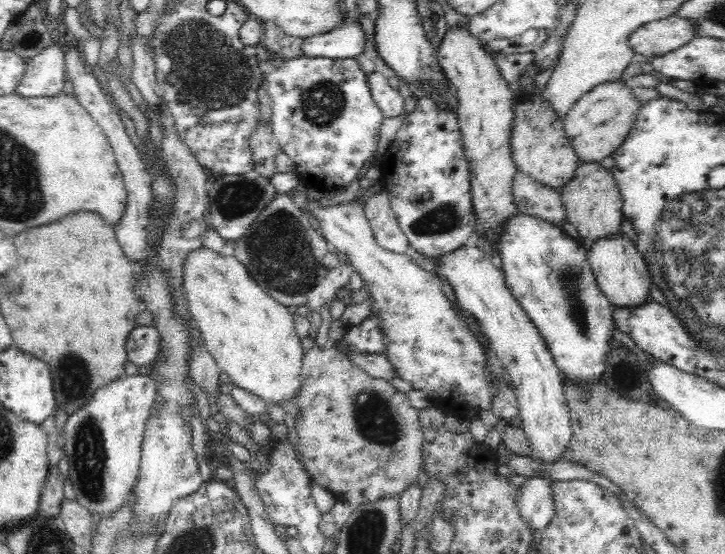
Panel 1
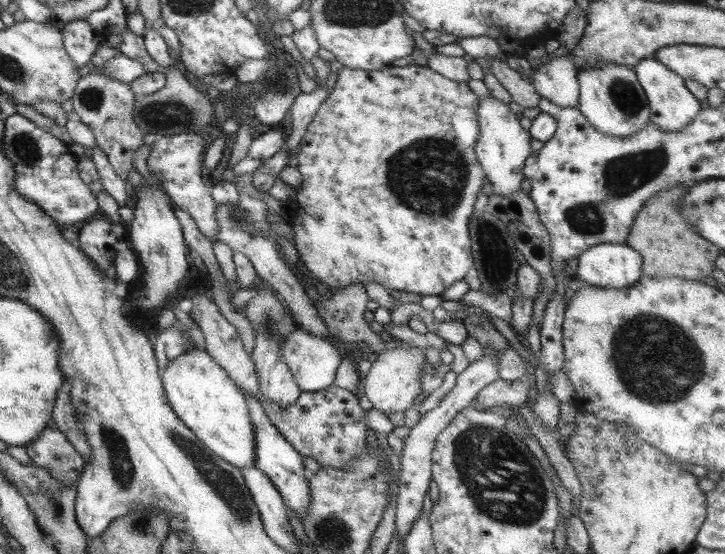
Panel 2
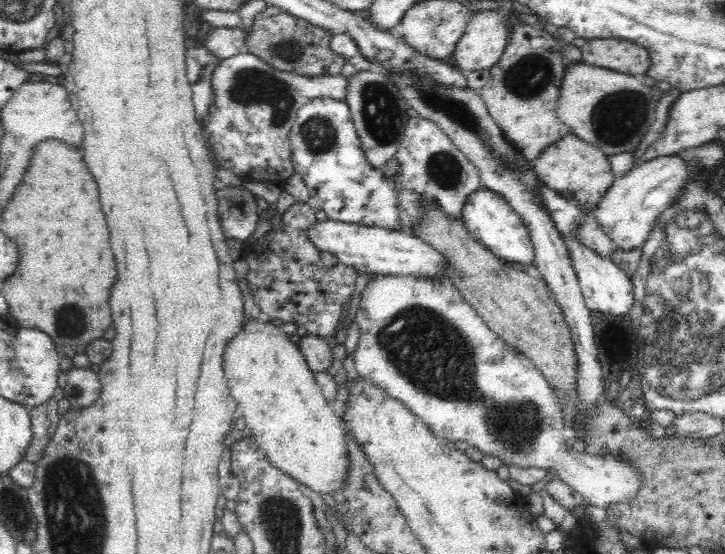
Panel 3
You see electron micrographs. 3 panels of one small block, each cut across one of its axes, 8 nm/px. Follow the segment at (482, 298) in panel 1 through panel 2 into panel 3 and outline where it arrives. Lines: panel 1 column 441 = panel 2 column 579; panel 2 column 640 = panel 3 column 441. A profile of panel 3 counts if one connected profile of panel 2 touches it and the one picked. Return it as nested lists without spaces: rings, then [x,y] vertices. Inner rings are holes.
[[[326,219],[311,224],[304,232],[304,237],[318,249],[318,252],[333,254],[337,262],[353,266],[360,274],[371,272],[373,275],[444,277],[444,257],[409,232],[403,233]]]

